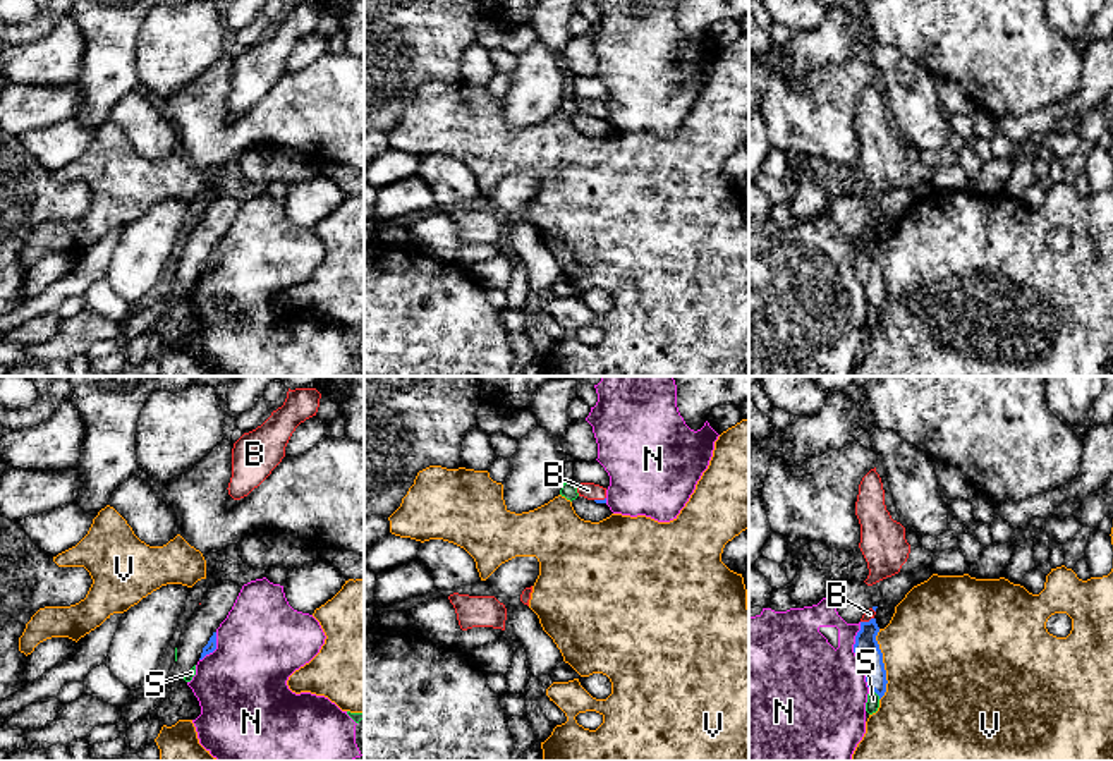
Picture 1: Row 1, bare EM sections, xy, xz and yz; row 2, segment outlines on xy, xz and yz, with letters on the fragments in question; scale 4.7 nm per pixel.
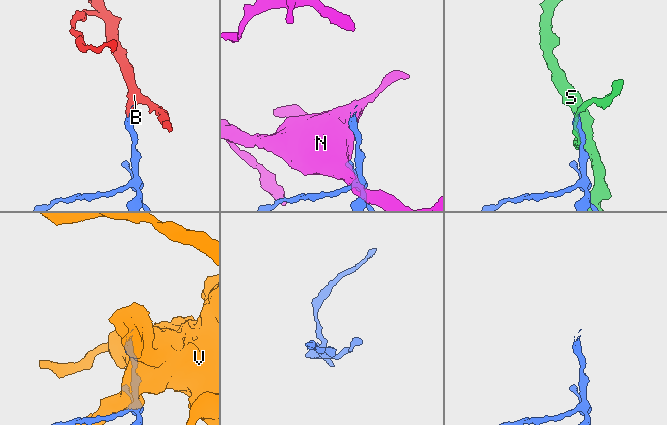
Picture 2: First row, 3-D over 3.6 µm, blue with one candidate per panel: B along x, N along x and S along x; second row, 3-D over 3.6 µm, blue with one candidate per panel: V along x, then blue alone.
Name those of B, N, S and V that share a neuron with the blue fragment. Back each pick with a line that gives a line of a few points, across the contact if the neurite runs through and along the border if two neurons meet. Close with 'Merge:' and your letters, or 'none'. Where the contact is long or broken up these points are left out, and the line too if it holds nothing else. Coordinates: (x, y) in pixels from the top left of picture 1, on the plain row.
B: yz (866, 263), (866, 237), (869, 229)
Merge: B

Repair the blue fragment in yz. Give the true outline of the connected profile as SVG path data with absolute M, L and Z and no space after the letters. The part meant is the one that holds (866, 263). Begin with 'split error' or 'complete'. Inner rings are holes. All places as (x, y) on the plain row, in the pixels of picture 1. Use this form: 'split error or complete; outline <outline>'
split error; outline M873 223L866 225L861 234L861 246L855 251L854 268L861 278L867 302L874 306L879 314L886 307L886 285L883 278L883 268L876 256L879 242L874 234L876 227Z

